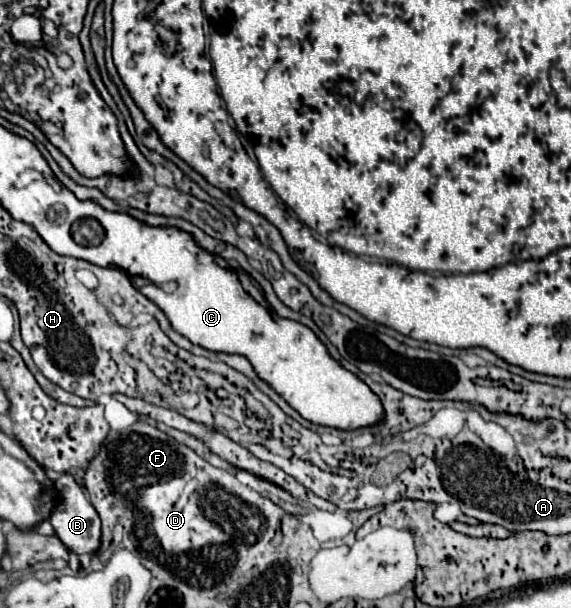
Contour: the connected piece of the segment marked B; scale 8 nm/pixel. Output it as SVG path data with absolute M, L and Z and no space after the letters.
M63 474L55 482L55 488L61 494L61 504L51 512L51 518L49 518L55 528L55 536L65 544L65 548L71 554L77 554L77 556L97 554L101 548L101 520L95 508L91 506L91 502L87 500L83 486L79 486L71 474Z

